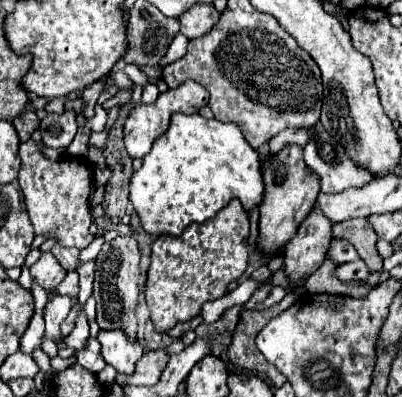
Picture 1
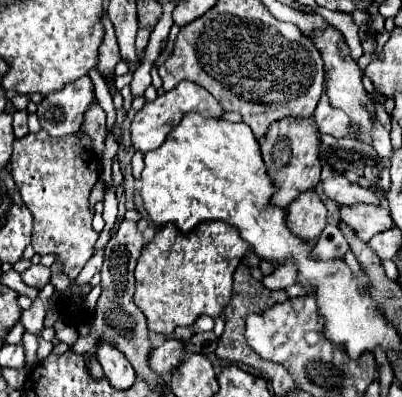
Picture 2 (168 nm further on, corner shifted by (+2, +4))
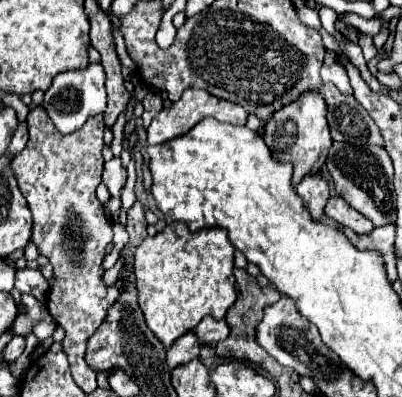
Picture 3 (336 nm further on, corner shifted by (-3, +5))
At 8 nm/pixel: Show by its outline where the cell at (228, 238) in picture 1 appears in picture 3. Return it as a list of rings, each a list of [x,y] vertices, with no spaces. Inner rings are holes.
[[[170,223],[154,237],[146,237],[134,251],[134,277],[138,289],[138,305],[144,313],[144,321],[148,329],[162,341],[164,347],[170,347],[178,337],[192,331],[206,315],[214,319],[222,319],[224,313],[236,301],[234,287],[234,247],[224,229],[204,229],[204,231],[188,231],[186,223]]]

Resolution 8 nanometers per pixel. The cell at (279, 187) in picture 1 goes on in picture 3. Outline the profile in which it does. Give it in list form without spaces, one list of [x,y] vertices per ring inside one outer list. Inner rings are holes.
[[[306,91],[304,95],[300,95],[300,99],[296,99],[296,103],[288,103],[288,107],[276,111],[276,115],[272,115],[272,119],[266,123],[262,137],[274,157],[278,157],[280,161],[290,161],[294,165],[294,185],[300,183],[304,175],[318,173],[332,145],[332,137],[326,123],[326,103],[320,93]]]

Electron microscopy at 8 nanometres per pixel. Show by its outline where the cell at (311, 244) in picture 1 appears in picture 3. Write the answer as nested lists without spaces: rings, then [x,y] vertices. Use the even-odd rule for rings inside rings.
[[[316,173],[316,175],[306,175],[298,185],[296,185],[296,193],[304,199],[304,207],[310,211],[312,219],[320,219],[324,215],[324,205],[330,197],[330,189],[328,189],[328,181]]]

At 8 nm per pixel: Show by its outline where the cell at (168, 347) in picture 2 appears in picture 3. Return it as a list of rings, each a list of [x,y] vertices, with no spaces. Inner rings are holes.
[[[194,331],[182,335],[168,351],[166,351],[166,363],[168,367],[176,367],[182,363],[188,363],[192,359],[196,359],[200,355],[200,347],[202,343],[198,343],[198,337]]]

